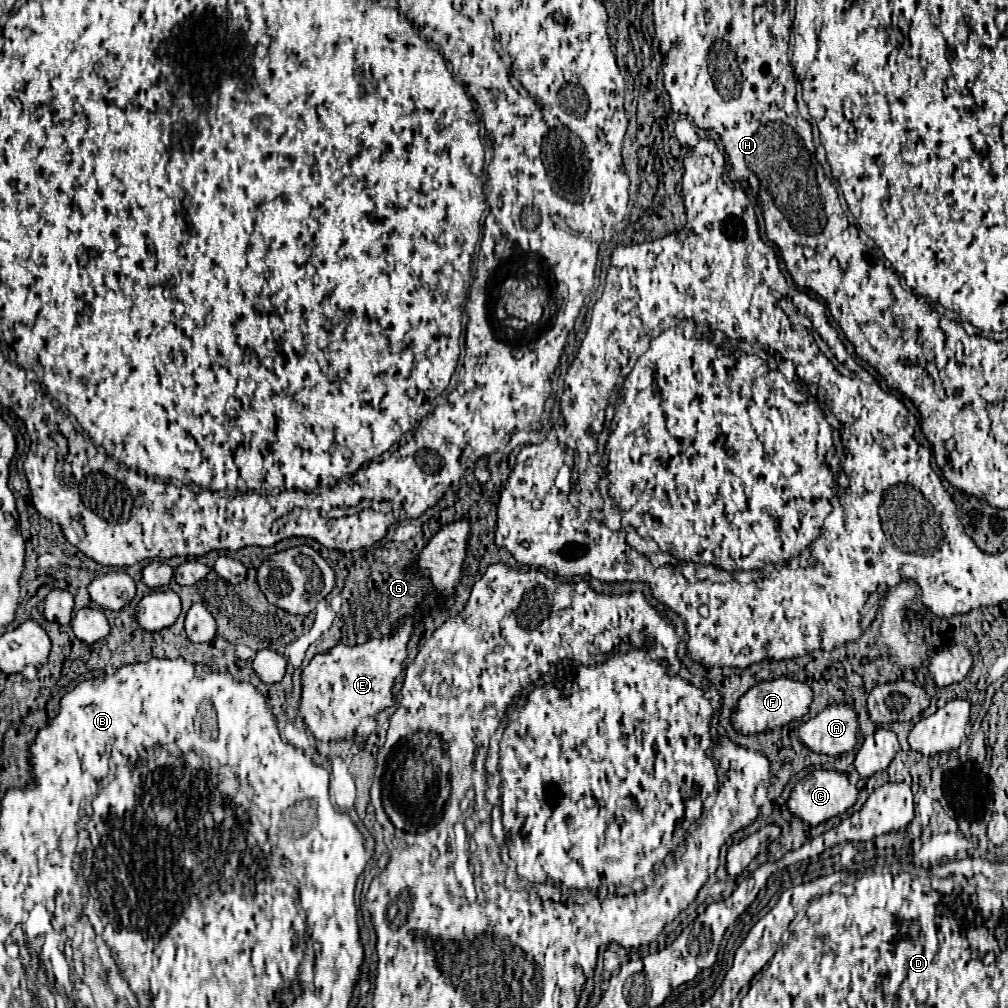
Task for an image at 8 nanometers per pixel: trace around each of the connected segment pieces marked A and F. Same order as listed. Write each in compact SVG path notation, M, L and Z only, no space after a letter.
M831 704L799 726L799 738L819 754L845 754L855 748L859 734L857 712L851 704Z
M787 676L769 680L769 682L759 682L745 696L741 696L741 700L737 704L737 712L731 716L733 728L743 734L757 734L757 732L765 732L765 730L775 730L775 728L781 728L781 726L793 722L793 720L803 718L809 712L811 702L813 702L813 690L805 682L791 680Z

